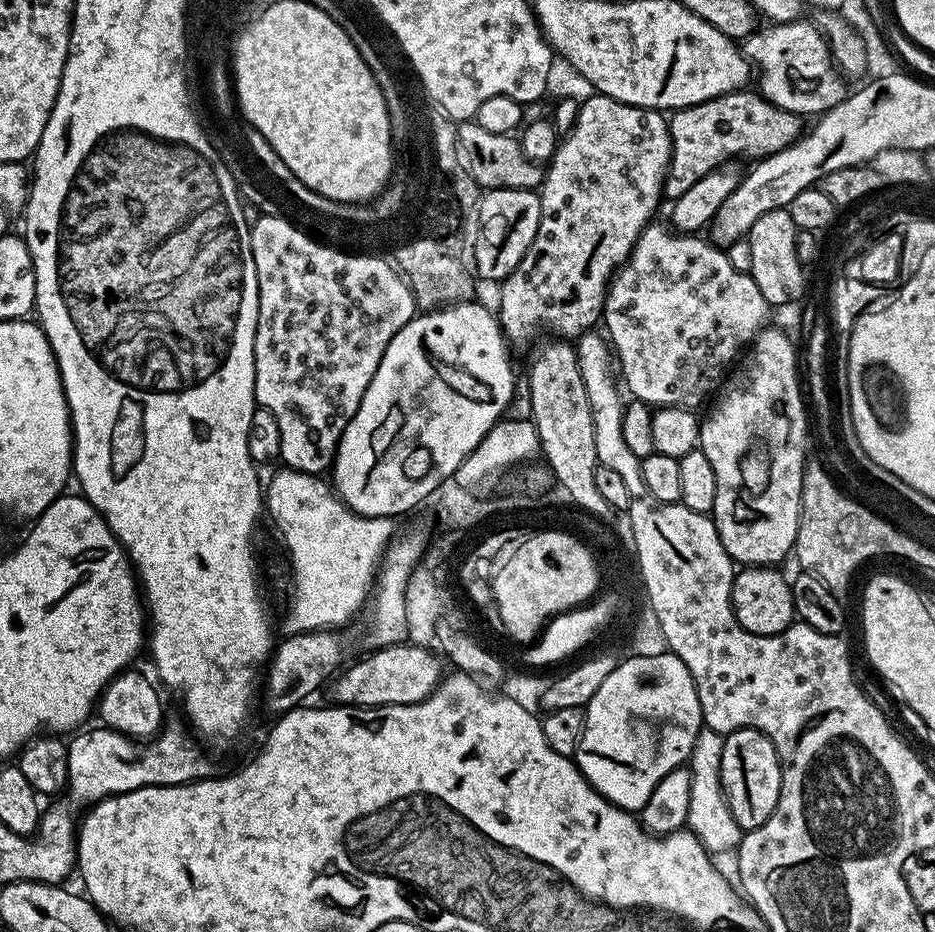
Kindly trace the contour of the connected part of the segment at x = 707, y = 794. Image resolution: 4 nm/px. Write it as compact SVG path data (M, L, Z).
M707 726L701 727L690 757L690 814L687 831L693 832L710 854L716 852L735 853L740 846L742 829L734 822L730 806L722 790L722 746L724 736Z

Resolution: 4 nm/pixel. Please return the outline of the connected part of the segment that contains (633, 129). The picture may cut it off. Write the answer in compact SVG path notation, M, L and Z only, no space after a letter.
M592 94L581 103L576 122L557 143L544 183L538 189L538 234L534 234L534 242L519 266L499 285L498 319L504 338L513 349L526 347L535 336L543 334L544 328L572 342L601 323L612 277L628 261L645 228L653 223L652 215L660 200L665 199L664 182L671 158L671 130L663 111L623 104L599 94Z

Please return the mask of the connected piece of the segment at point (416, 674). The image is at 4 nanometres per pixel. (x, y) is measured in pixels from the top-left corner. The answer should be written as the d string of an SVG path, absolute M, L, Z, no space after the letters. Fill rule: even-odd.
M405 642L389 648L378 648L369 651L365 655L368 656L365 660L360 660L357 664L349 663L331 685L332 692L336 695L335 703L340 706L377 708L413 704L426 699L442 680L441 657L435 651L427 652L426 649L412 643Z

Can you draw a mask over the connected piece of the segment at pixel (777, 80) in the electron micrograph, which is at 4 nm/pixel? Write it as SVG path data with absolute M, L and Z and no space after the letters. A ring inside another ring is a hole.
M789 20L787 24L772 22L757 27L752 35L744 37L742 51L758 76L760 72L758 92L761 96L795 116L816 118L838 106L838 102L849 95L850 88L844 85L845 77L833 59L823 31L817 25L815 28L807 24L806 20Z

